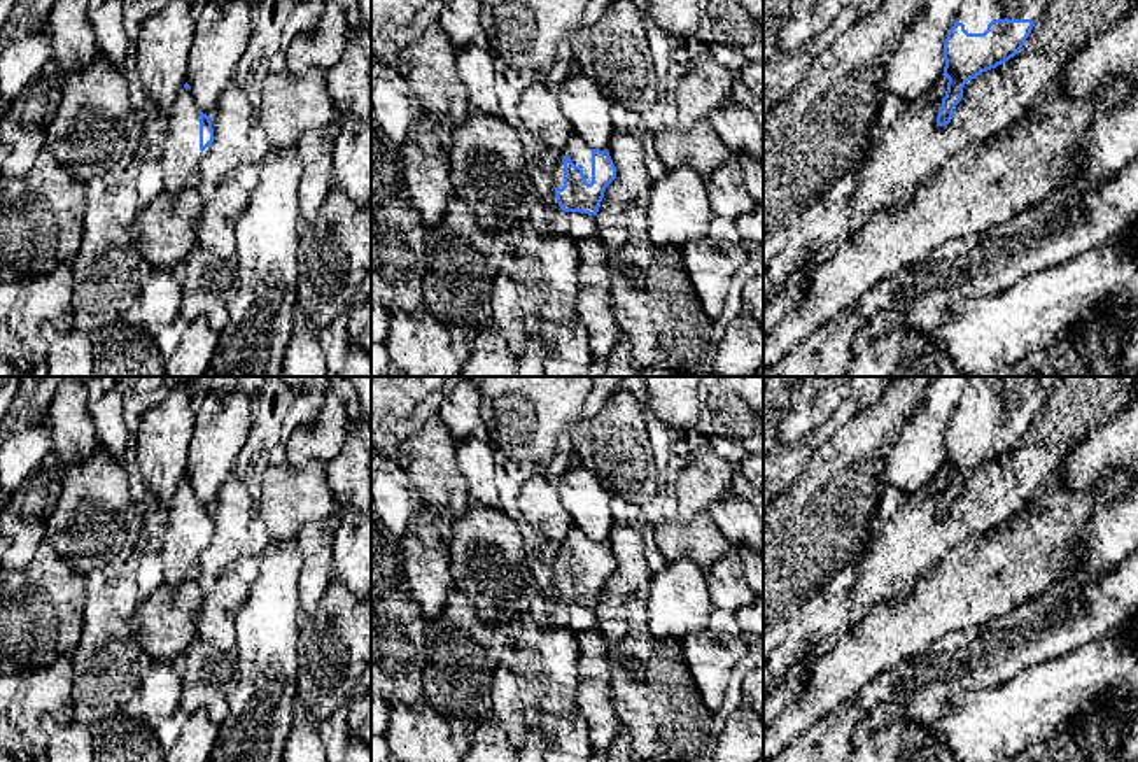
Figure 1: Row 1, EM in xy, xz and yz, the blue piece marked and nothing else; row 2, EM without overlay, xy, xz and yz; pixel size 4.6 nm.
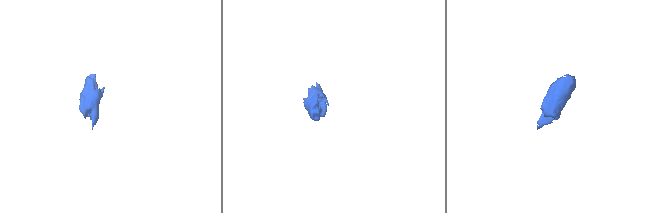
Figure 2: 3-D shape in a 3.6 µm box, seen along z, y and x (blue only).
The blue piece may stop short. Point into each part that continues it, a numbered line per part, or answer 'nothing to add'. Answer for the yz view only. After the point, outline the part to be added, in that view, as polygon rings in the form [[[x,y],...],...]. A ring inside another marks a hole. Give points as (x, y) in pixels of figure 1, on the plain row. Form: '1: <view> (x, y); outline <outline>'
1: yz (981, 396); outline [[[968,377],[963,387],[958,413],[968,426],[984,426],[993,412],[1031,412],[1035,417],[1043,408],[1059,377]]]

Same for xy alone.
1: xy (181, 550); outline [[[180,480],[165,520],[163,534],[163,573],[166,587],[177,589],[191,573],[203,550],[210,545],[208,538],[200,543],[200,499],[191,482]]]

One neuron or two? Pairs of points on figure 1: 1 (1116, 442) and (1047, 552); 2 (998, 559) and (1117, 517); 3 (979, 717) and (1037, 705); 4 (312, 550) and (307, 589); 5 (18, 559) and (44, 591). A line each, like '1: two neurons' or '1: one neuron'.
1: two neurons
2: two neurons
3: one neuron
4: one neuron
5: two neurons

